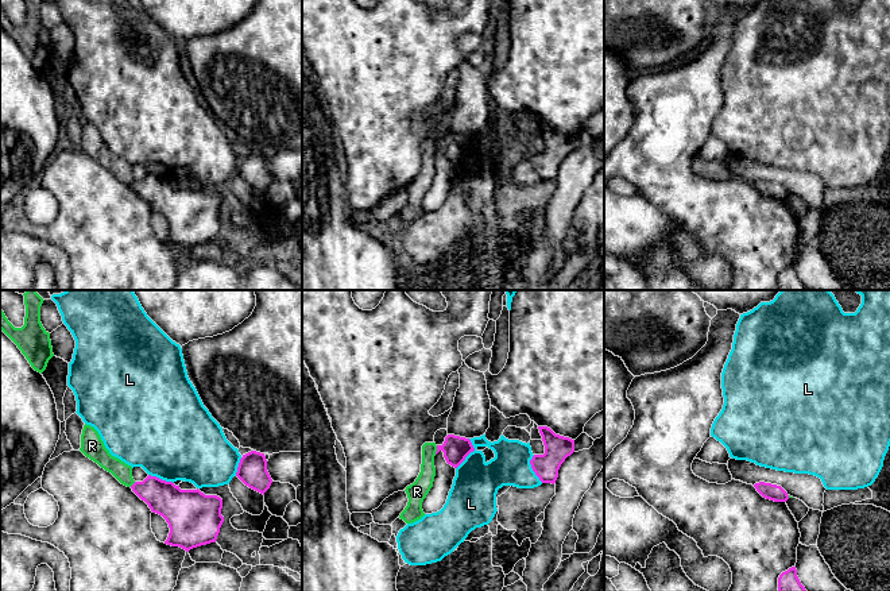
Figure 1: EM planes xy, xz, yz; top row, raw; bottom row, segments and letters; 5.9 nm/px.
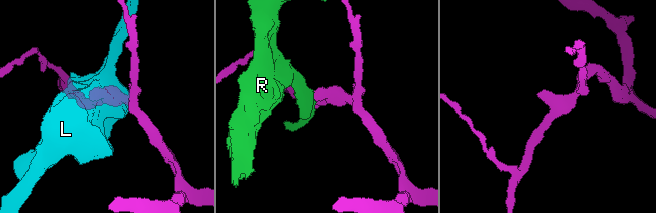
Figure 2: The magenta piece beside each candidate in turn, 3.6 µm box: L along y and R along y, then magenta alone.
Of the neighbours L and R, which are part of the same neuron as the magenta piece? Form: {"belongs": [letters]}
{"belongs": []}

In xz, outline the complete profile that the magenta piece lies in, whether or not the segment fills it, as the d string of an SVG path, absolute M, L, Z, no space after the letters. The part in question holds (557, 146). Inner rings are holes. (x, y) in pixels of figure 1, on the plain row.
M538 124L538 127L545 143L545 151L534 152L530 162L542 181L554 182L561 162L574 150L574 138L556 132L547 124Z

